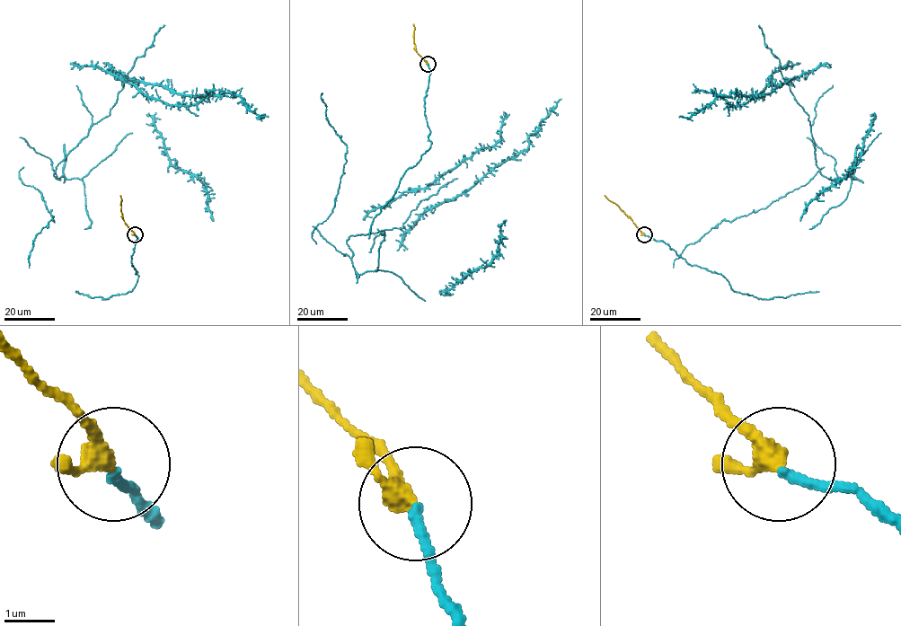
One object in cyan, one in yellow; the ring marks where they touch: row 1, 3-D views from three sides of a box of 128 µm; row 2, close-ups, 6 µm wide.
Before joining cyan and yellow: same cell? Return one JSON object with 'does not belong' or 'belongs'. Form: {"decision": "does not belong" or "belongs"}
{"decision": "belongs"}

